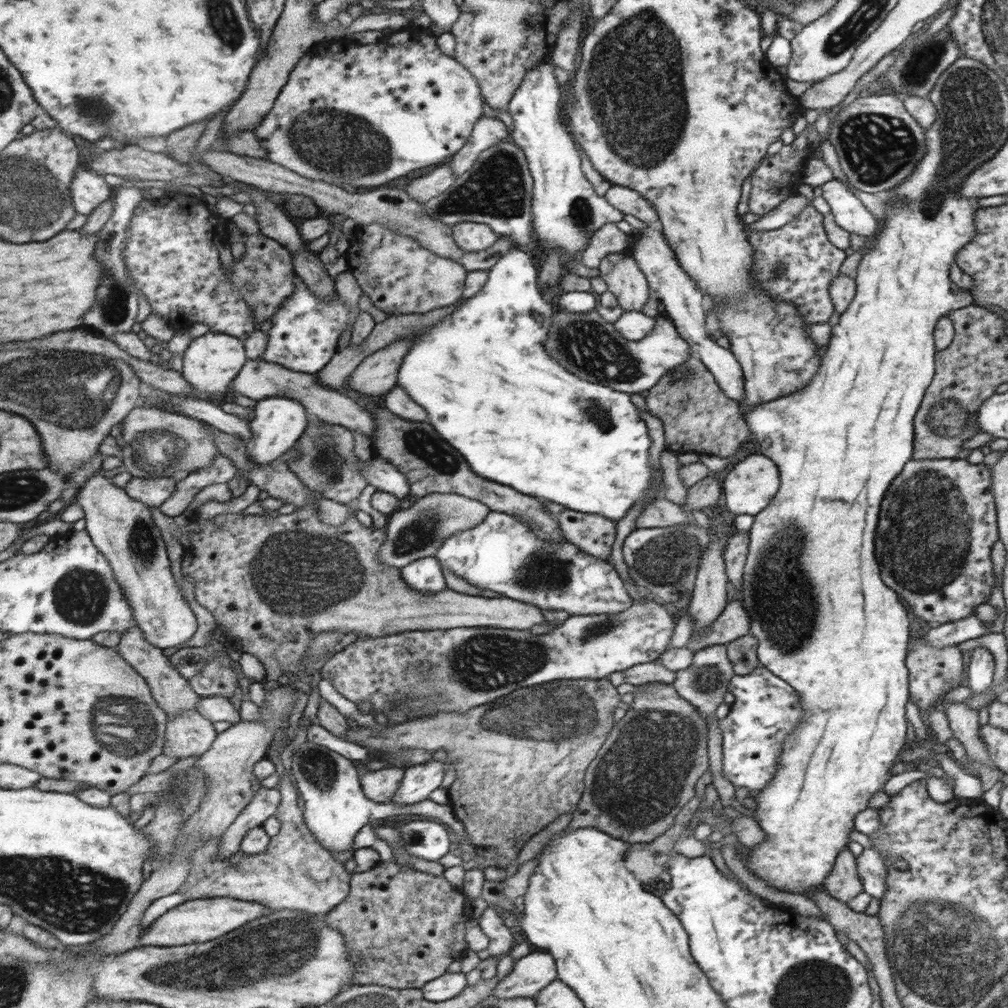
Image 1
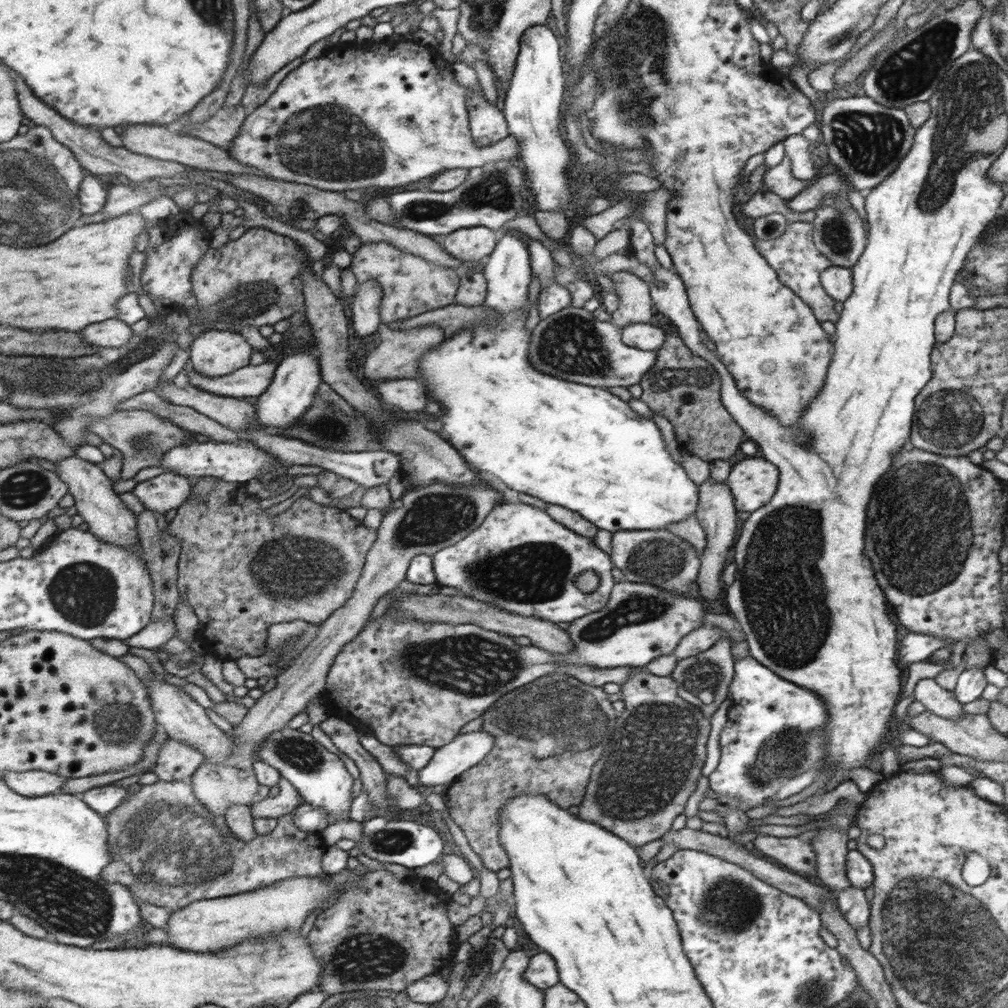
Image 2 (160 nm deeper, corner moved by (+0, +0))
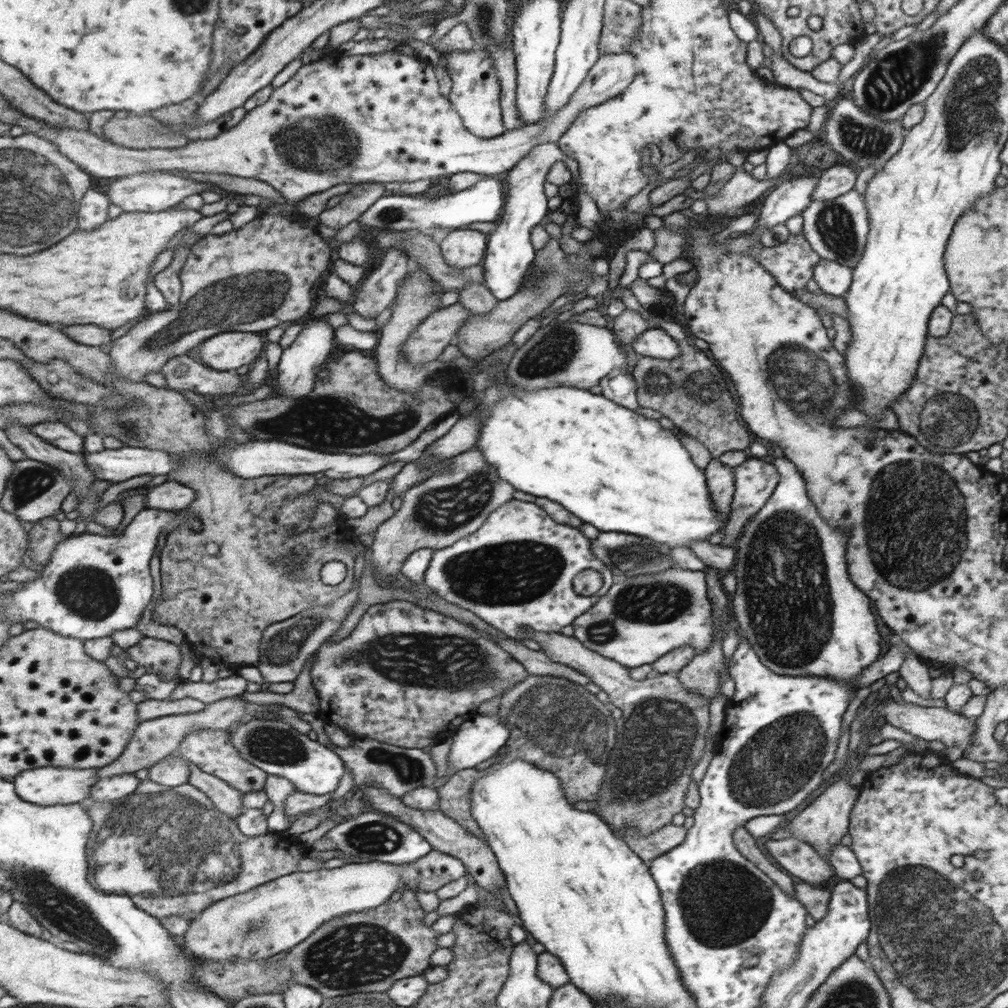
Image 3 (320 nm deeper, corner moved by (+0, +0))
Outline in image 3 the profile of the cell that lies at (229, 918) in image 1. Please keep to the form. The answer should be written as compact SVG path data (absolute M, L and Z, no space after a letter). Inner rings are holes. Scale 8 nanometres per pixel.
M433 849L409 864L369 861L311 872L297 870L247 893L212 904L189 921L182 946L189 954L202 960L264 960L279 952L295 949L321 925L334 918L383 905L393 892L436 892L444 884L461 876L466 876L466 867L460 859Z

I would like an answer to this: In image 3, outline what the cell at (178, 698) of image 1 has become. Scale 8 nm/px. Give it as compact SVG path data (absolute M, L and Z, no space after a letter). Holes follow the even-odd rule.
M211 728L194 730L183 738L183 743L181 743L177 753L179 756L190 760L191 763L200 766L205 772L218 776L221 780L228 782L233 788L240 790L244 794L257 792L257 790L265 788L269 774L261 767L247 762L244 756L241 756L241 752L237 751L237 747L233 745L229 730L213 730Z

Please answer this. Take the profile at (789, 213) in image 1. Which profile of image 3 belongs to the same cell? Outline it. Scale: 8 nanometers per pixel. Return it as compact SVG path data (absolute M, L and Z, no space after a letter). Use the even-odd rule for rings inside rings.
M843 163L827 168L819 176L815 189L809 197L809 202L815 202L815 200L821 202L821 200L833 199L846 194L853 189L855 177L853 168Z

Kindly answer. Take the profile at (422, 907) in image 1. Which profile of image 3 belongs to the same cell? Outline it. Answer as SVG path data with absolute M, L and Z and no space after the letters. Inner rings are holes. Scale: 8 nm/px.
M404 891L401 898L388 899L375 909L350 913L321 925L311 937L291 949L283 958L284 966L292 970L292 982L310 986L328 998L347 997L353 993L384 993L402 978L421 975L429 968L429 954L435 952L439 936L430 926L421 924L423 910L413 891Z

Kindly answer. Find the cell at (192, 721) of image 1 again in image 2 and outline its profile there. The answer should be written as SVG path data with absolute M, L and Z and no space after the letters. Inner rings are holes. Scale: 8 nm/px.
M169 737L161 747L152 771L159 779L167 782L188 782L204 762L205 756L201 751Z

